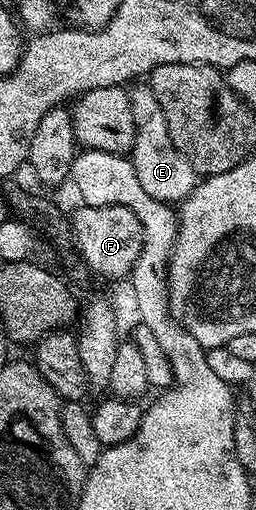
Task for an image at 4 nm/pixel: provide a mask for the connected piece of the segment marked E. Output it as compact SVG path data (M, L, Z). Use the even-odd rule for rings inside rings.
M139 84L143 85L130 90L133 119L135 120L135 139L129 158L139 182L147 194L169 203L181 203L195 188L197 174L169 139L165 111L161 111L161 103L157 103L157 95L153 95L150 84Z

